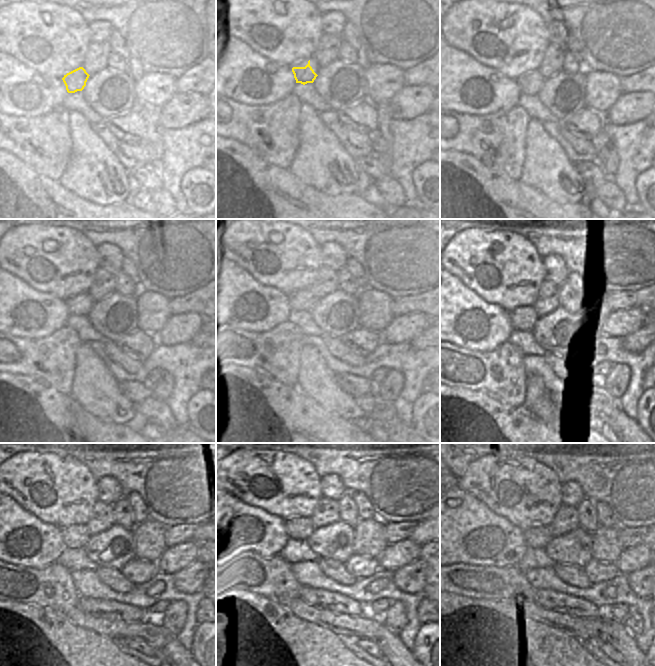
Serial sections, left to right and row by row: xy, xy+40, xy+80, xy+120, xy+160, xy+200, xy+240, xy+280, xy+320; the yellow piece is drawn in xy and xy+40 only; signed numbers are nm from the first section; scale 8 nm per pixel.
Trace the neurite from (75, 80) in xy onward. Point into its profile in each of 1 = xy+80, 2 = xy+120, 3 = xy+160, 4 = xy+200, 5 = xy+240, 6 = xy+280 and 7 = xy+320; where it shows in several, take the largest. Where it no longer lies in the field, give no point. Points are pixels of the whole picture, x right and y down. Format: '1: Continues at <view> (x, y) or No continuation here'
1: Continues at xy+80 (529, 83)
2: Continues at xy+120 (80, 305)
3: Continues at xy+160 (303, 300)
4: Continues at xy+200 (524, 317)
5: Continues at xy+240 (75, 536)
6: Continues at xy+280 (297, 529)
7: Continues at xy+320 (537, 537).

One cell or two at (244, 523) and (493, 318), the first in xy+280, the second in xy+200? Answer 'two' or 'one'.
one

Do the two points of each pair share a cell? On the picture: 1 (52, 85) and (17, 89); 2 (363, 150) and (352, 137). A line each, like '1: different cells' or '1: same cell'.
1: same cell
2: same cell

